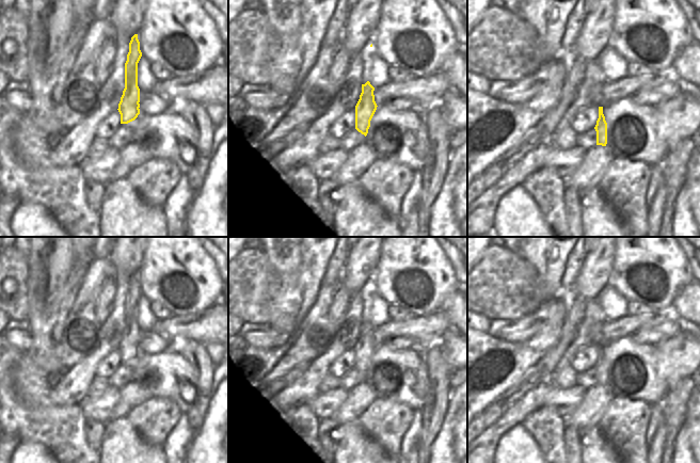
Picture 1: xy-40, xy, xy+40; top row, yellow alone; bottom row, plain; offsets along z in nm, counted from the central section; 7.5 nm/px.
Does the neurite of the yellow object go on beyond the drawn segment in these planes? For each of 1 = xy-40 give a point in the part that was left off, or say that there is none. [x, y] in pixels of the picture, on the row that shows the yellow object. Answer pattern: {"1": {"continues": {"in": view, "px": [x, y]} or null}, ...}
{"1": {"continues": null}}

